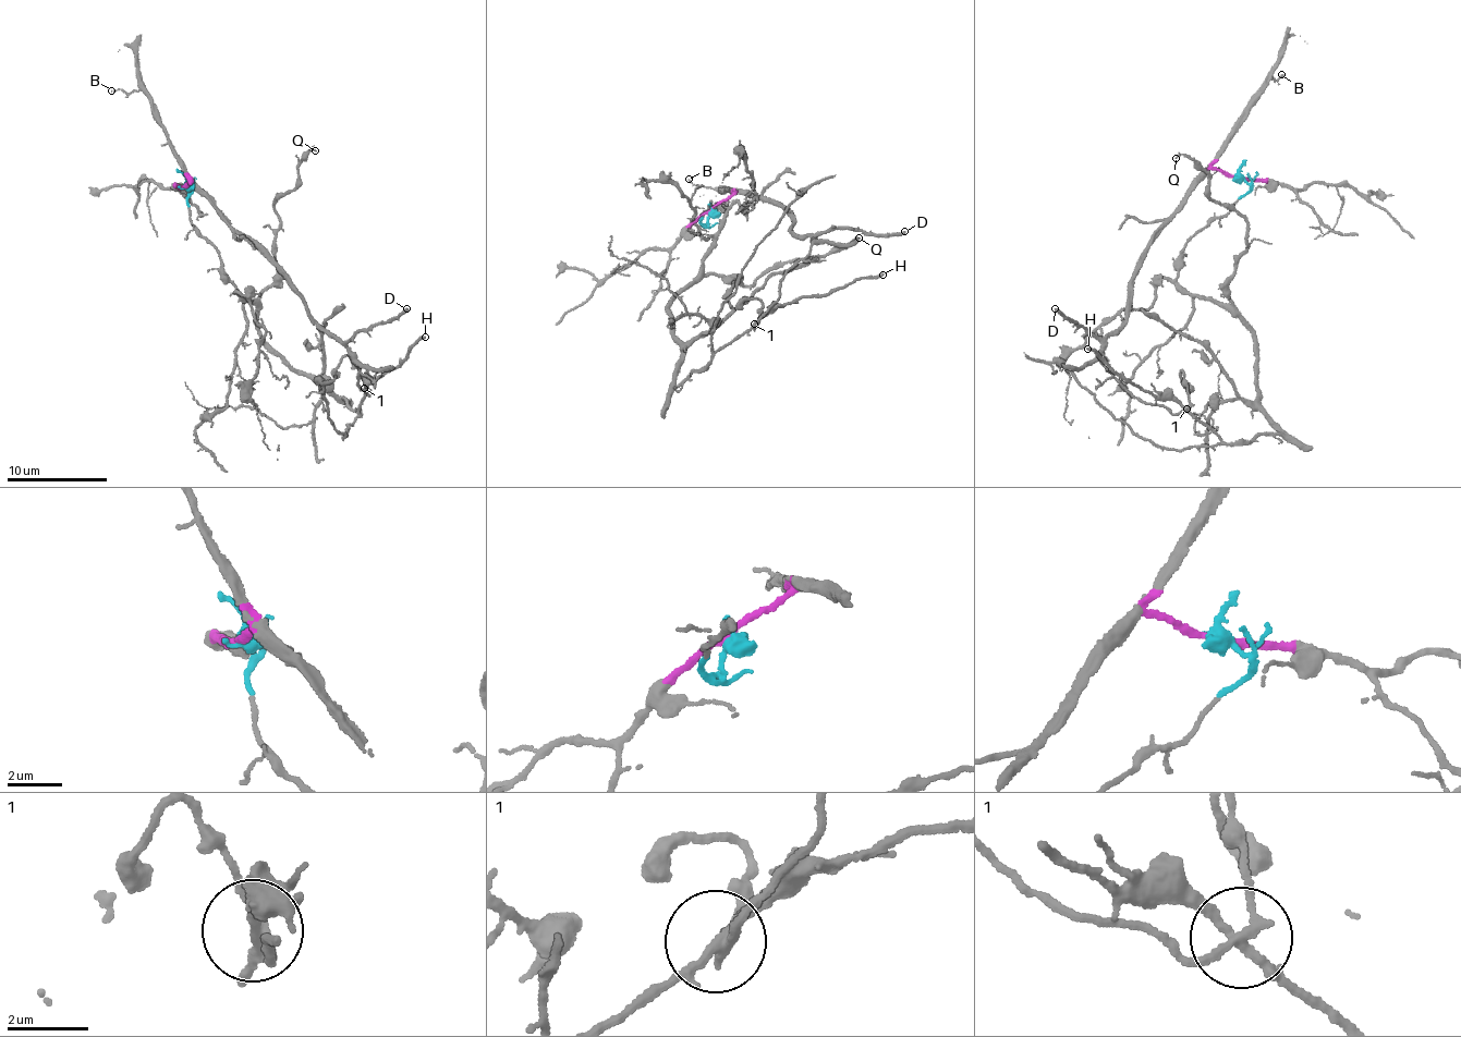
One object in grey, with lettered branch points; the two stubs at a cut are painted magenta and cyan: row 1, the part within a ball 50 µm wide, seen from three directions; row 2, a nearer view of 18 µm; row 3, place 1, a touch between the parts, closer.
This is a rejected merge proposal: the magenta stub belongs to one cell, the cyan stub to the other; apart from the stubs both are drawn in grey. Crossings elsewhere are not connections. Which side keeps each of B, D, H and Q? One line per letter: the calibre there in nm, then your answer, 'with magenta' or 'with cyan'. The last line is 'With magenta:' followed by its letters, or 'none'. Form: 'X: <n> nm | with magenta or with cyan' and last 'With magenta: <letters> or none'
B: 110 nm | with magenta
D: 240 nm | with magenta
H: 220 nm | with cyan
Q: 140 nm | with cyan
With magenta: B, D

